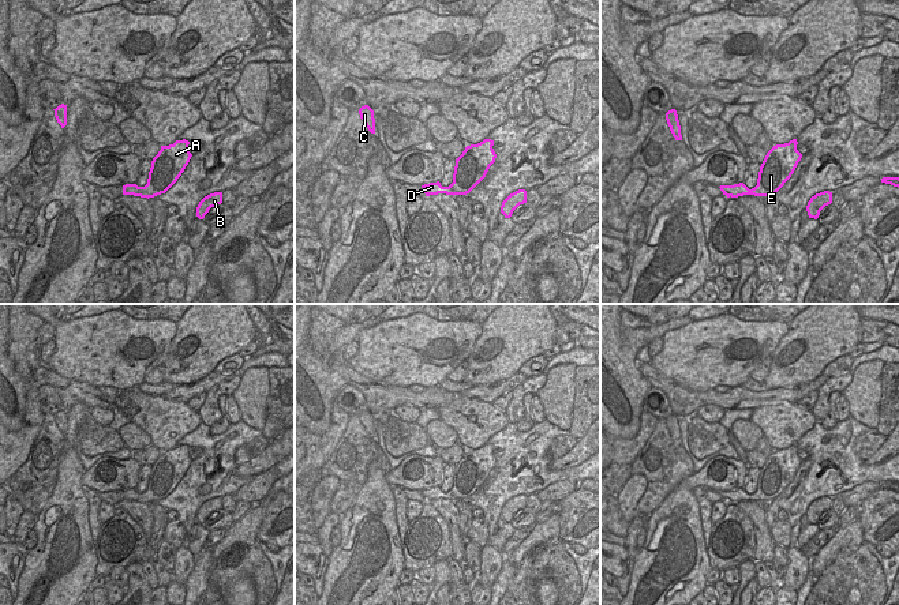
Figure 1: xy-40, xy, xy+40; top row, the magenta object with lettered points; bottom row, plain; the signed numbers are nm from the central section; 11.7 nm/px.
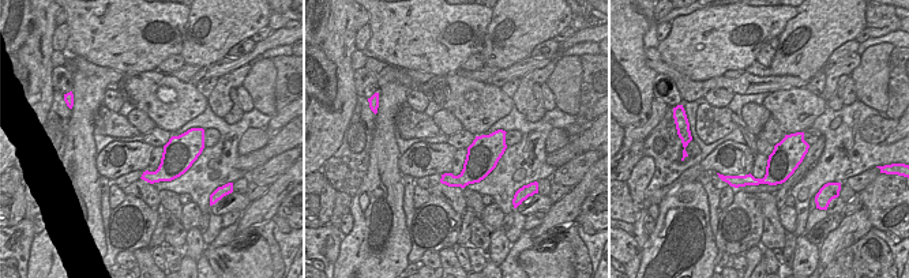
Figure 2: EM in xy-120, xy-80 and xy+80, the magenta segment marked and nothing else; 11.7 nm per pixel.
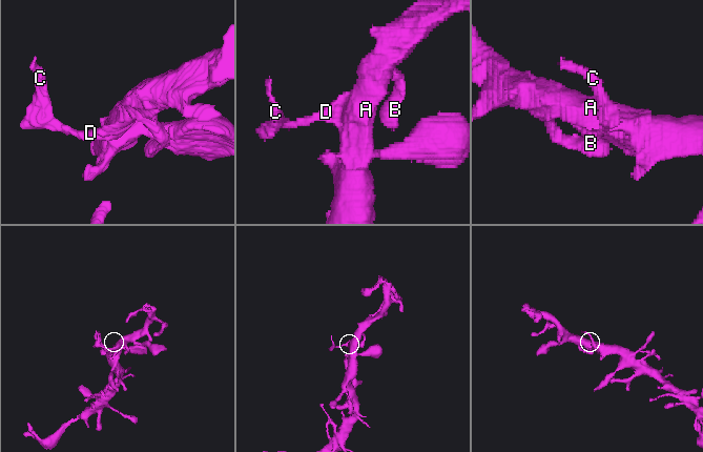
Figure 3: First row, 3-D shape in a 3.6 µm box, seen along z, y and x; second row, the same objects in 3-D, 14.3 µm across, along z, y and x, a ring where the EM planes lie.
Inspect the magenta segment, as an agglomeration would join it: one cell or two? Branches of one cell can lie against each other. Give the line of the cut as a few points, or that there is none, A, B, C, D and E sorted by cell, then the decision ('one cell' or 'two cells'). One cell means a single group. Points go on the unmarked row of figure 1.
cut xy+40 (730, 491), (729, 500); groups A B D E / C; two cells

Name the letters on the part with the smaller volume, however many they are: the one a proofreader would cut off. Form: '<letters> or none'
C

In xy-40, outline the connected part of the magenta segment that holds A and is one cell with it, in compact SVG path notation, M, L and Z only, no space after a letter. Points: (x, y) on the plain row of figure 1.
M183 444L169 451L161 451L151 466L147 489L145 492L126 489L123 491L123 500L149 504L165 499L181 481L192 462L188 450L190 447Z

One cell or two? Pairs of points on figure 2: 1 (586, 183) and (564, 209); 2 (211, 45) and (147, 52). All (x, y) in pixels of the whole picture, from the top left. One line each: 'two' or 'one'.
1: one
2: two

